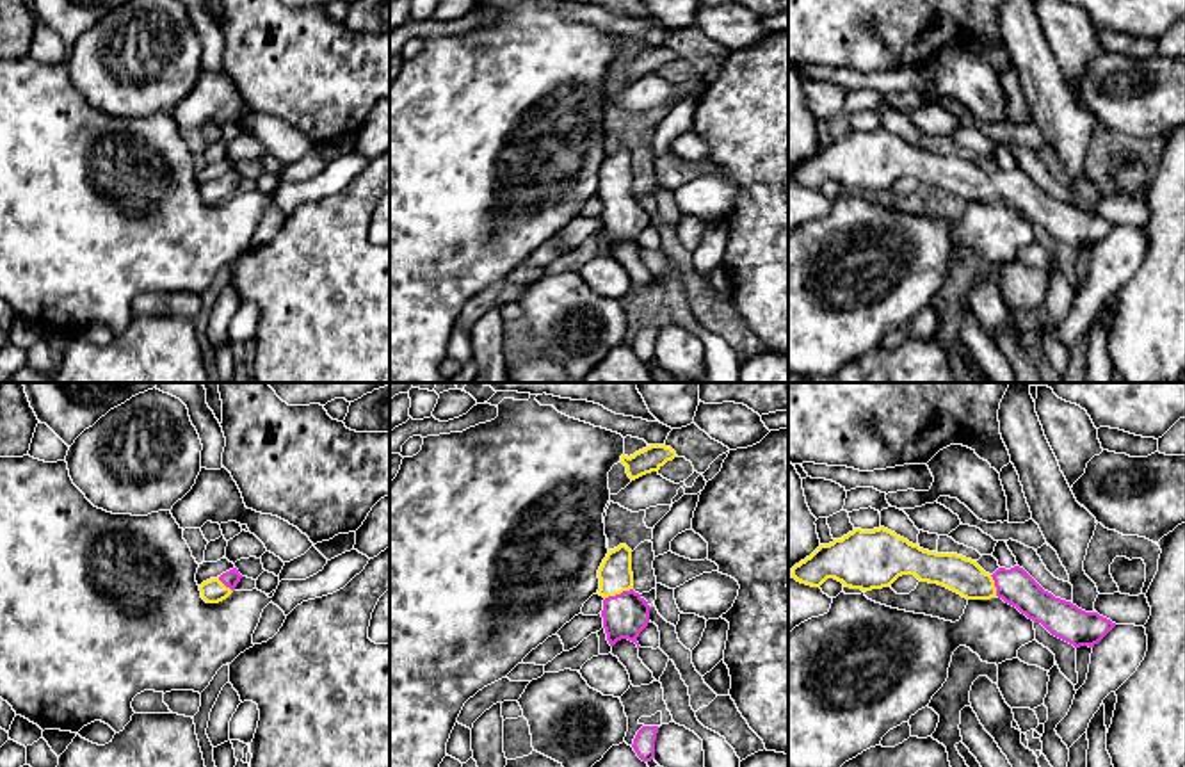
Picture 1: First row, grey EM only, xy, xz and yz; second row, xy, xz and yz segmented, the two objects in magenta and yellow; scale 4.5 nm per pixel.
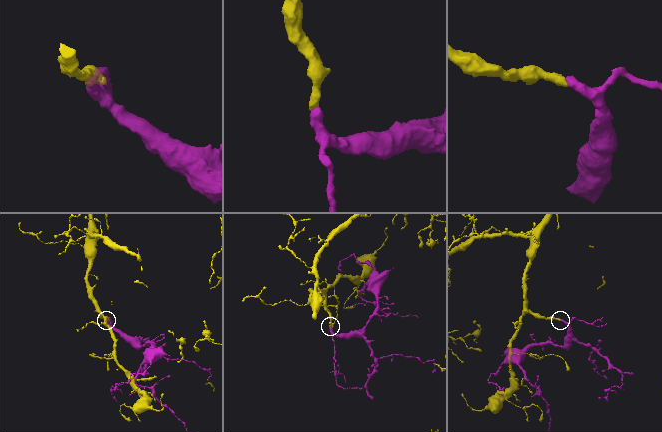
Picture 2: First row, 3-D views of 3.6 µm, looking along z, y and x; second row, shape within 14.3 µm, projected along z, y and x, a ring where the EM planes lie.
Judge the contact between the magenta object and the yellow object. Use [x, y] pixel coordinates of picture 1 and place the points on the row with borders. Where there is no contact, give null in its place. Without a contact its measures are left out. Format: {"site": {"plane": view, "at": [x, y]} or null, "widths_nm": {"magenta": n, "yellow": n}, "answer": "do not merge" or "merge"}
{"site": {"plane": "xz", "at": [618, 595]}, "widths_nm": {"magenta": 200, "yellow": 150}, "answer": "merge"}

